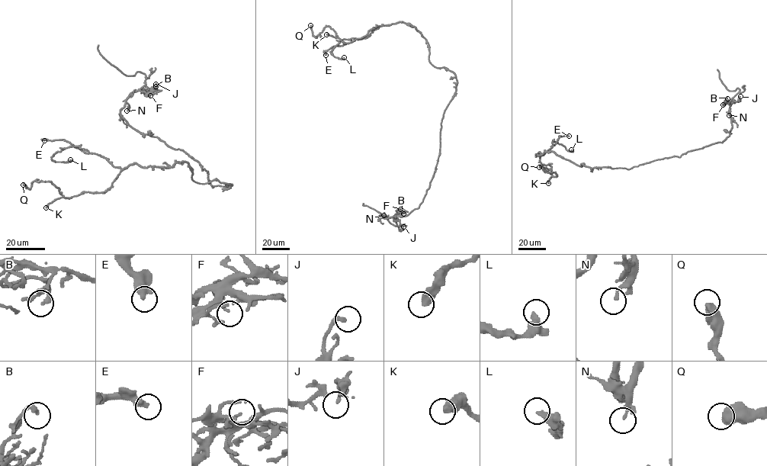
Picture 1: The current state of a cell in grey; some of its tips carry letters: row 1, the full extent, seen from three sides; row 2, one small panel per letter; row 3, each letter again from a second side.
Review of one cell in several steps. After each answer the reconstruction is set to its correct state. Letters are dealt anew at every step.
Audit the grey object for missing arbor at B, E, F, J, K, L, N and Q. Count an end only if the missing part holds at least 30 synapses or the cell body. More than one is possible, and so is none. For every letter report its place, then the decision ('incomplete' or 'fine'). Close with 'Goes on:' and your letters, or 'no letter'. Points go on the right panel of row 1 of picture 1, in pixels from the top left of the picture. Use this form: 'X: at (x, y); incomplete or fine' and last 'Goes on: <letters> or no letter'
B: at (727, 98); fine
E: at (569, 136); fine
F: at (723, 104); fine
J: at (740, 96); fine
K: at (548, 183); fine
L: at (571, 149); fine
N: at (729, 115); fine
Q: at (539, 167); fine
Goes on: no letter

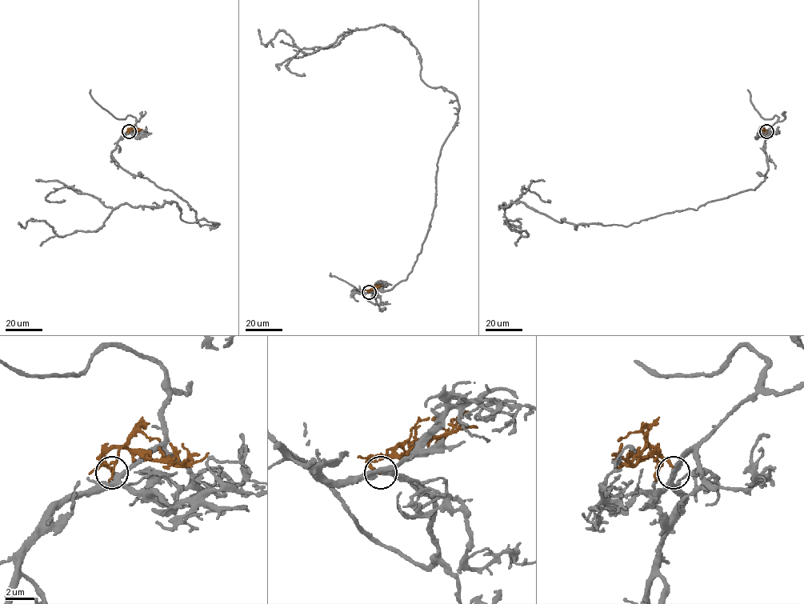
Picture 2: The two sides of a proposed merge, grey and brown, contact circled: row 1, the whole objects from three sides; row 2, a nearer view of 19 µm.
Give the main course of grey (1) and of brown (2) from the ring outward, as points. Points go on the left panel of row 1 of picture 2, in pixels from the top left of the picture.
1: (129, 131), (112, 152), (122, 168), (219, 224), (186, 222), (175, 202), (120, 204), (63, 236), (18, 223)
2: (129, 131), (130, 129), (142, 129)

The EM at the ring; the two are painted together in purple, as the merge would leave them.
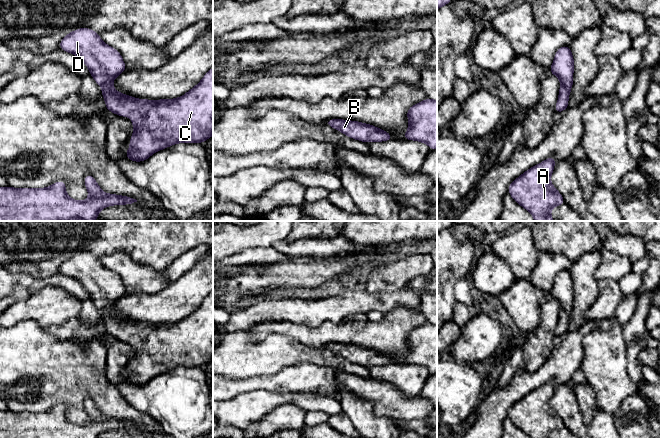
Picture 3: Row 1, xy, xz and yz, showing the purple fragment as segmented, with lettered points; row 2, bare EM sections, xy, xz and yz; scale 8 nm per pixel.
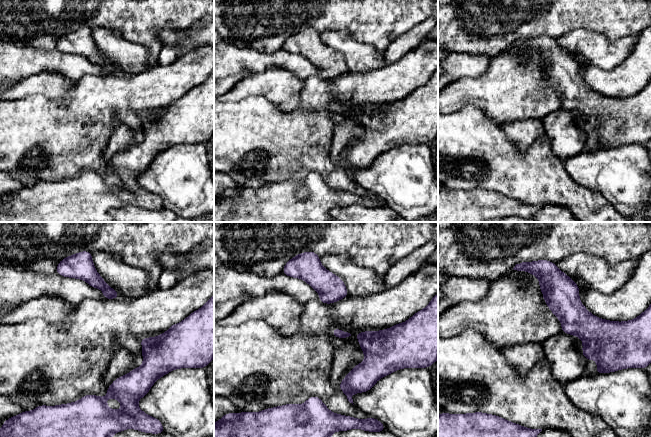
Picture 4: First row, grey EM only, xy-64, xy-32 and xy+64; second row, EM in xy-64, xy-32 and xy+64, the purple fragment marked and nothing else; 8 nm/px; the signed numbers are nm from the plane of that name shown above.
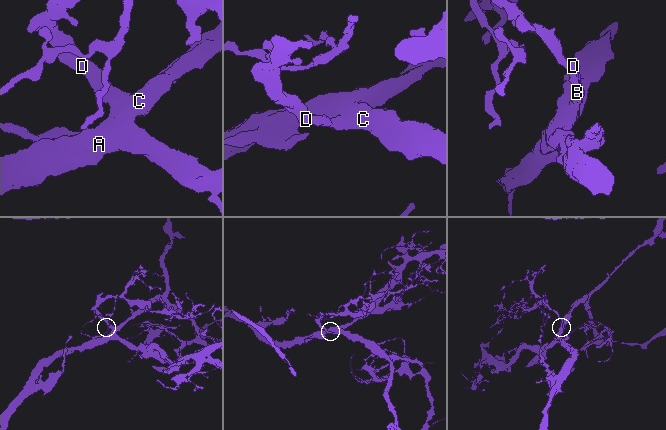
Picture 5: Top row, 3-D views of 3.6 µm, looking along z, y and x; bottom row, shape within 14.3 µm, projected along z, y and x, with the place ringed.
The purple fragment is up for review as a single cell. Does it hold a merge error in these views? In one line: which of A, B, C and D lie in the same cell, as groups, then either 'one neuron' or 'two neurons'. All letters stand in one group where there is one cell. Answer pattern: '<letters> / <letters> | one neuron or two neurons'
A B C D | one neuron

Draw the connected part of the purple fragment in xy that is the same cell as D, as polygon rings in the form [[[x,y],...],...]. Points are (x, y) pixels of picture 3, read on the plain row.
[[[79,252],[68,257],[61,264],[59,272],[77,279],[85,287],[93,303],[102,311],[107,334],[121,341],[131,341],[134,357],[130,361],[130,370],[124,381],[142,386],[155,376],[173,368],[203,367],[213,359],[213,291],[183,320],[152,325],[133,322],[114,313],[112,306],[119,298],[126,295],[126,289],[121,278],[105,268],[99,258],[90,252]]]

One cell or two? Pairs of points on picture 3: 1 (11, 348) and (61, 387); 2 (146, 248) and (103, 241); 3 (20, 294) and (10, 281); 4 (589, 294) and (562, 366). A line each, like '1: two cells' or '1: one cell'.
1: one cell
2: one cell
3: two cells
4: two cells

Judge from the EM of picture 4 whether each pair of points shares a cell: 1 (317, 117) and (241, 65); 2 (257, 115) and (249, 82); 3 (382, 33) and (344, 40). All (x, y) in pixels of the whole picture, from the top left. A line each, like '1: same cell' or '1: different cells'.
1: different cells
2: different cells
3: different cells

